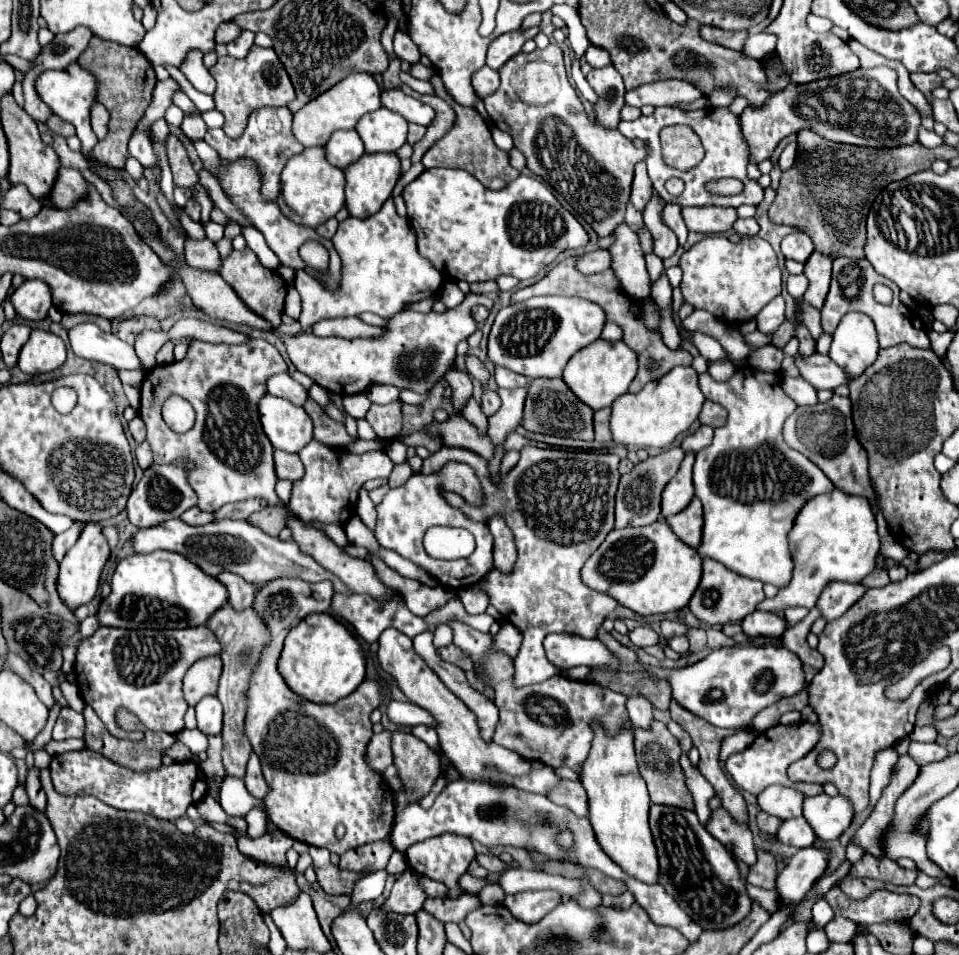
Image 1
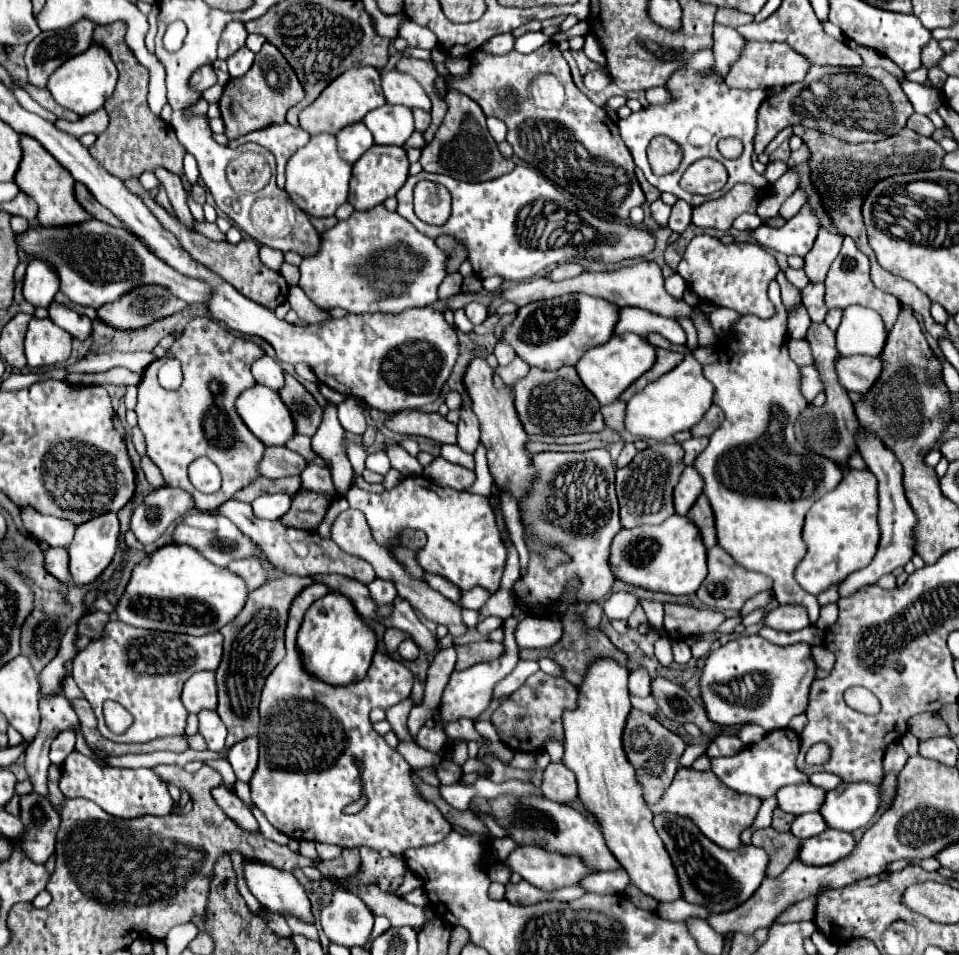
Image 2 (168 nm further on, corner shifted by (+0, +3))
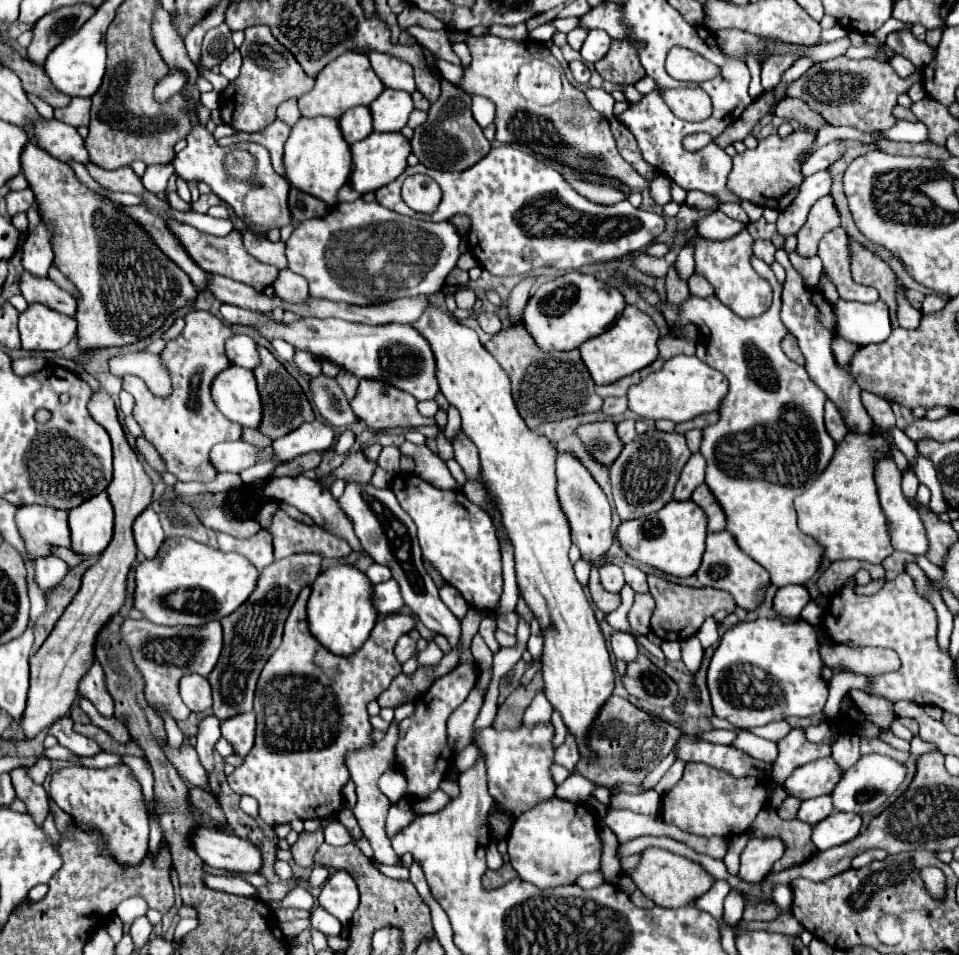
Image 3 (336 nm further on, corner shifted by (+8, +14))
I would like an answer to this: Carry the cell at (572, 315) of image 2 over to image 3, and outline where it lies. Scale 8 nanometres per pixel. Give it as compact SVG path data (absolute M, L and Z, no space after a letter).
M567 272L561 278L545 282L529 298L523 324L541 350L561 352L579 348L585 340L603 334L621 316L623 308L625 298L615 286L581 272Z

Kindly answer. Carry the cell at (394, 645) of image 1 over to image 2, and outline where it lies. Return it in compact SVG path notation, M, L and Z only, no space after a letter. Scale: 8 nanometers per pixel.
M405 639L401 645L399 645L399 655L405 659L405 661L415 661L419 657L419 647L411 641L411 639Z

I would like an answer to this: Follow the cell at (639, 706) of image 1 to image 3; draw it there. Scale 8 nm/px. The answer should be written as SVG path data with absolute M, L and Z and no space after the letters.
M613 632L611 634L611 650L617 658L631 662L637 658L639 650L637 650L637 642L631 634L623 634L623 632Z

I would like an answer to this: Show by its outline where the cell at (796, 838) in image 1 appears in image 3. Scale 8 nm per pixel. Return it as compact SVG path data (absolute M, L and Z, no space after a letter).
M817 796L817 798L805 800L805 802L801 804L797 818L803 820L803 822L809 822L809 824L817 824L817 822L821 822L823 818L827 818L831 812L833 812L833 802L831 802L831 798L829 798L829 796Z

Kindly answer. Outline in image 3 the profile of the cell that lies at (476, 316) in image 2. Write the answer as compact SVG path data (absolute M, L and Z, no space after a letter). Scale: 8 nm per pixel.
M461 288L459 294L455 294L455 300L457 300L457 308L467 308L467 310L473 310L475 306L475 292L471 288Z

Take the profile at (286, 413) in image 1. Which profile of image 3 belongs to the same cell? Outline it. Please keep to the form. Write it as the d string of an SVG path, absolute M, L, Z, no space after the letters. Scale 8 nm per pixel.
M229 366L213 378L211 398L231 422L257 428L261 422L261 398L251 370Z

